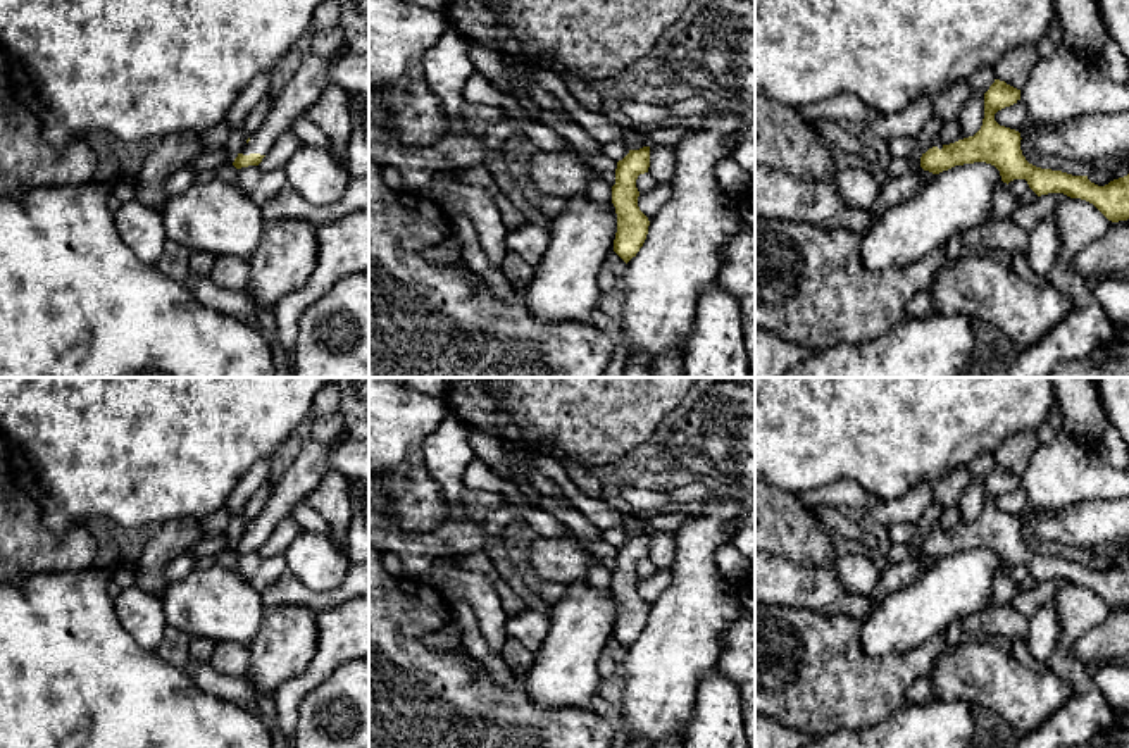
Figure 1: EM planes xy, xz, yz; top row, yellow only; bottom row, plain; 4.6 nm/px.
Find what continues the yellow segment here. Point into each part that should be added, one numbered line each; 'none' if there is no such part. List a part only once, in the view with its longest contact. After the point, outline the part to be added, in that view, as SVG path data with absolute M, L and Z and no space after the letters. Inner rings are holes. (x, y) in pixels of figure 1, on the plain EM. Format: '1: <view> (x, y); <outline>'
1: xy (349, 457); M307 434L302 452L276 481L265 507L250 520L250 527L241 533L240 539L265 541L278 522L290 515L298 503L303 503L329 471L338 471L350 481L369 483L369 438L359 441L345 438L327 448Z

